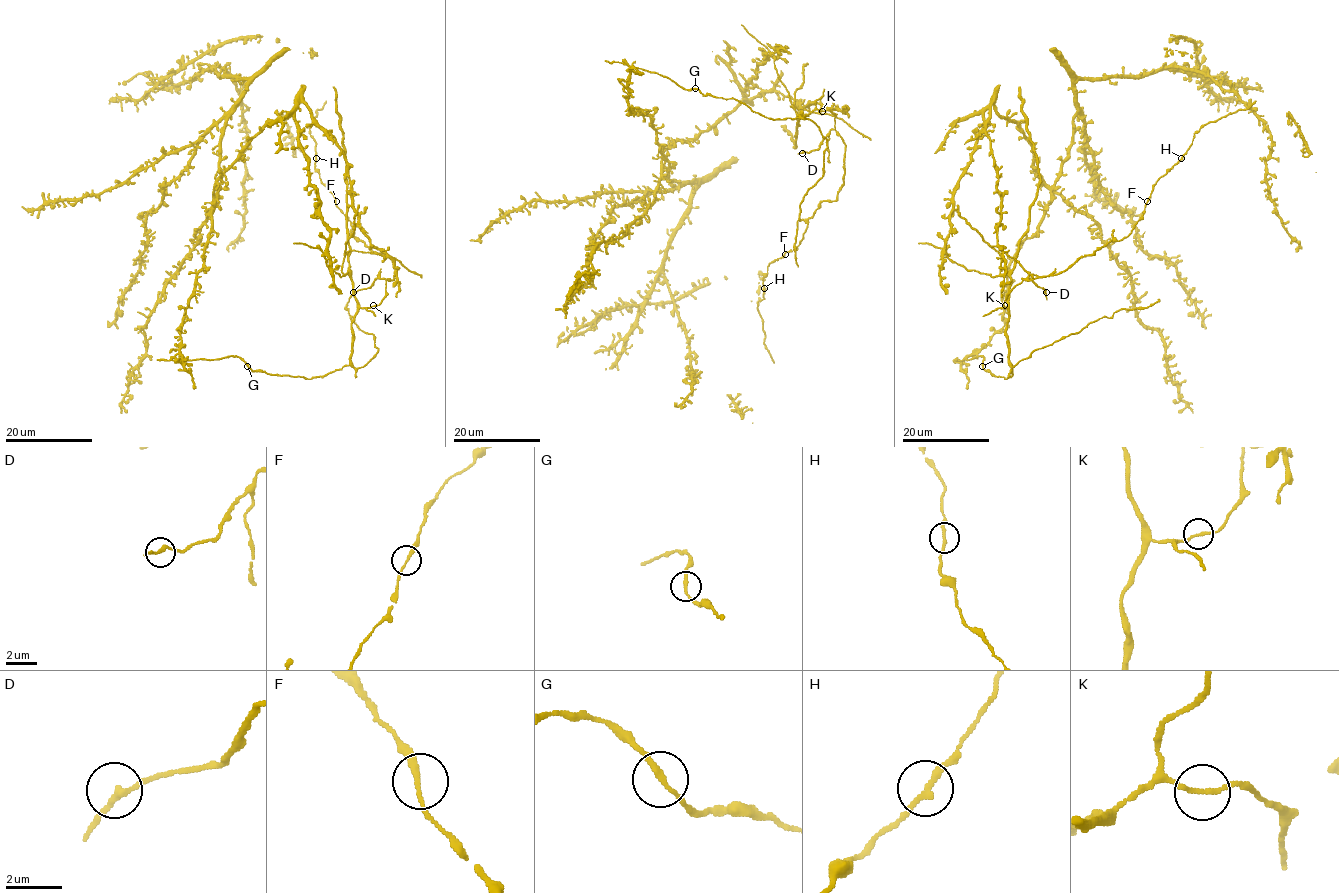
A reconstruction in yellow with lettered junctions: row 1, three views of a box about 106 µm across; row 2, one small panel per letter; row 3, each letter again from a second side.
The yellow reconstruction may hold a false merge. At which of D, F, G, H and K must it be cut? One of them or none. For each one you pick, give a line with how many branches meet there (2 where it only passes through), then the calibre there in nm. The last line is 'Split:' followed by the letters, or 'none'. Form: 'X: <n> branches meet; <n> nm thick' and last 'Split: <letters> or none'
Split: none

